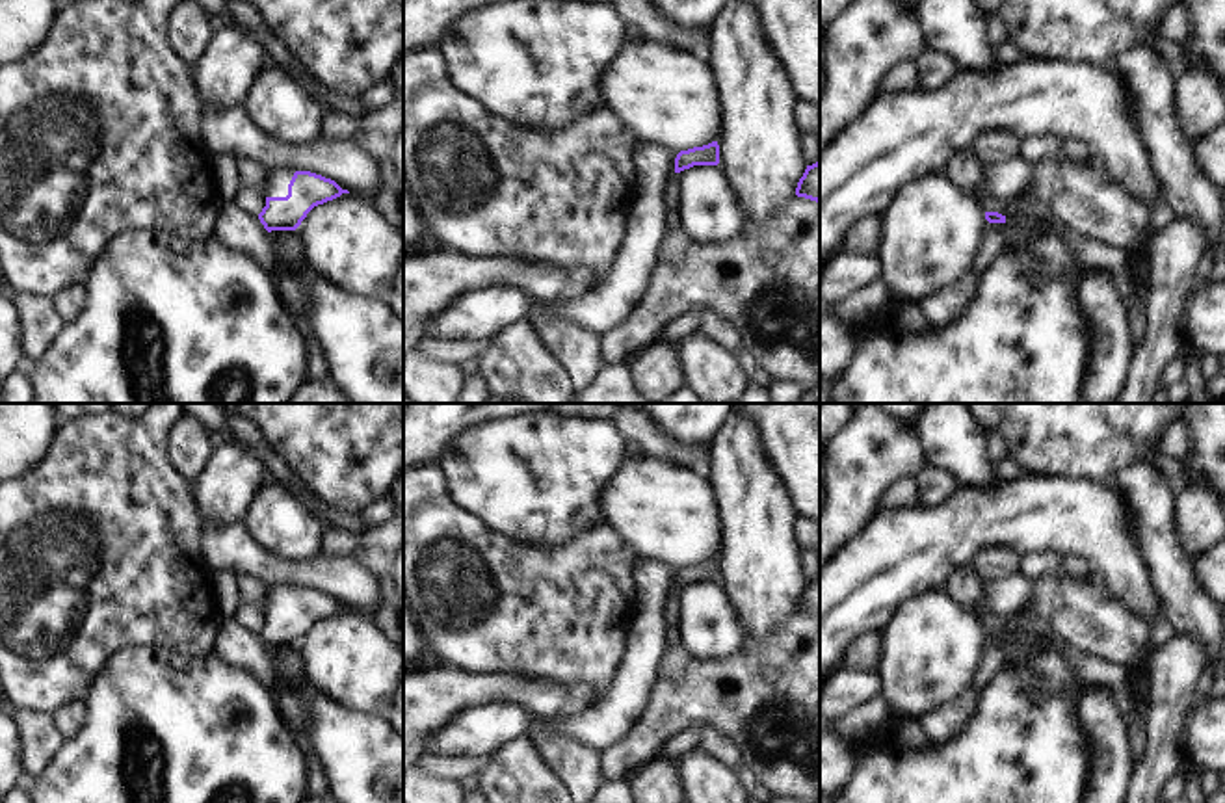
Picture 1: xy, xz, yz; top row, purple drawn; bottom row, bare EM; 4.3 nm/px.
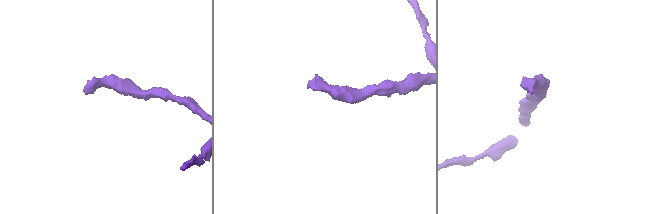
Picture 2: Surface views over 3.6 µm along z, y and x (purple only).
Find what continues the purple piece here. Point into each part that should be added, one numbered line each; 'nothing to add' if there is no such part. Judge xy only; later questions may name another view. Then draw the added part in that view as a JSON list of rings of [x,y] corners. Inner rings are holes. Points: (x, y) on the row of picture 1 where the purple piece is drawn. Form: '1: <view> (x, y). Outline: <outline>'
1: xy (276, 184). Outline: [[[292,167],[268,169],[262,197],[286,197],[294,173],[296,169]]]

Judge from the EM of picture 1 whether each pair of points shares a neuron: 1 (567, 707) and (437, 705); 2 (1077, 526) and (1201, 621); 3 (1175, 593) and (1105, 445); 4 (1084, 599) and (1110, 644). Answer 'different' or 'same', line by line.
1: same
2: different
3: same
4: same

